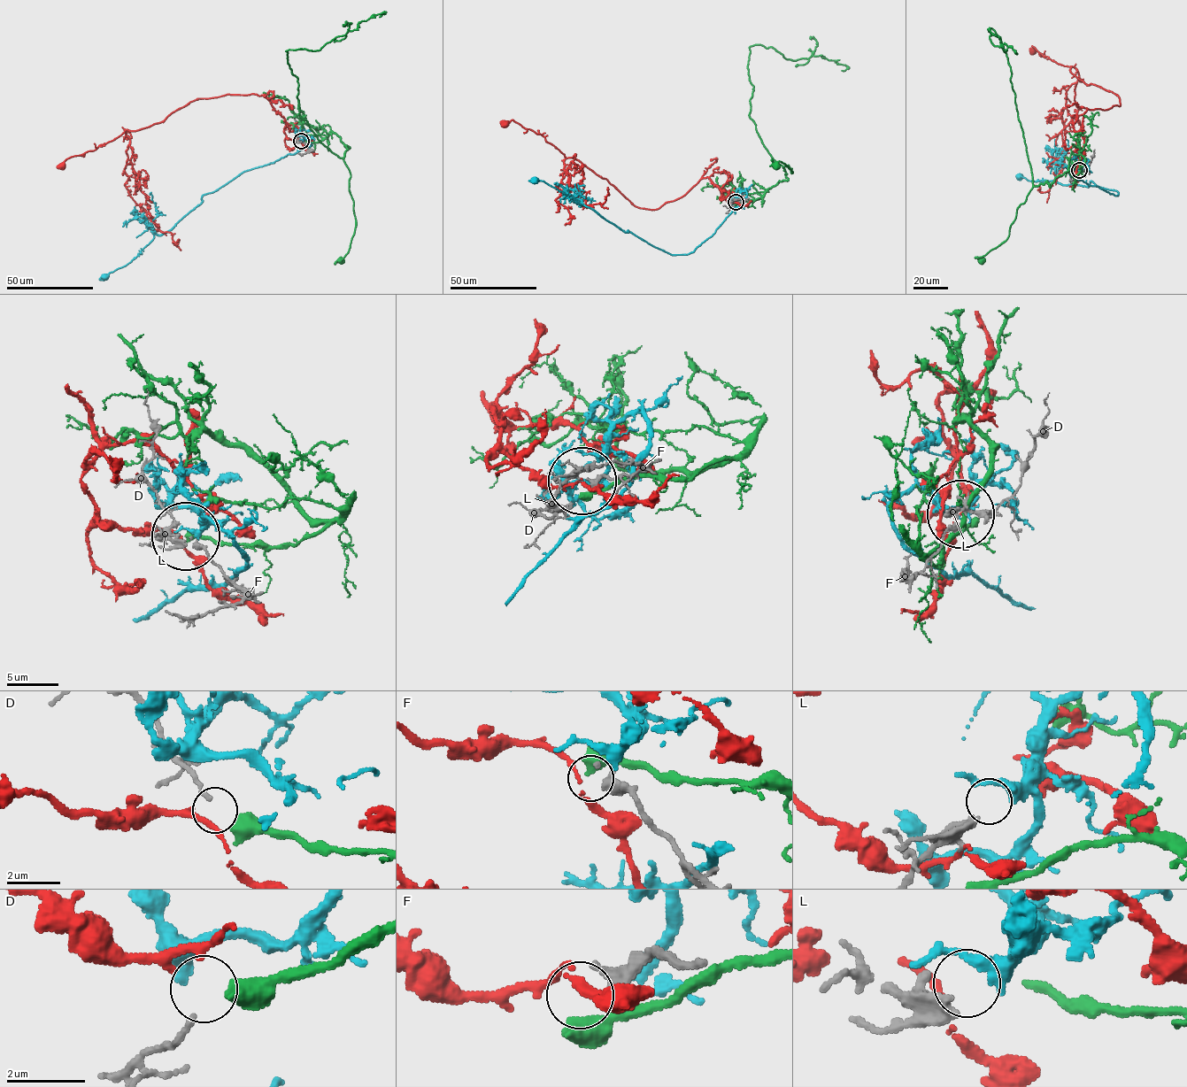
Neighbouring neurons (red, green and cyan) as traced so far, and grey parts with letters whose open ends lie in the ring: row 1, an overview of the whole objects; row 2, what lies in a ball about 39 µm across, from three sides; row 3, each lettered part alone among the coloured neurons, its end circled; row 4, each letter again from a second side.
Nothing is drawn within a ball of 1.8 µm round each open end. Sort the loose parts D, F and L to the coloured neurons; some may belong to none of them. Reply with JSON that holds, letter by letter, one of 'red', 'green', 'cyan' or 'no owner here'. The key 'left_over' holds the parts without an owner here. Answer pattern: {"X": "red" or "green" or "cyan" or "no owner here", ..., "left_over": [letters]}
{"D": "green", "F": "no owner here", "L": "cyan", "left_over": ["F"]}

